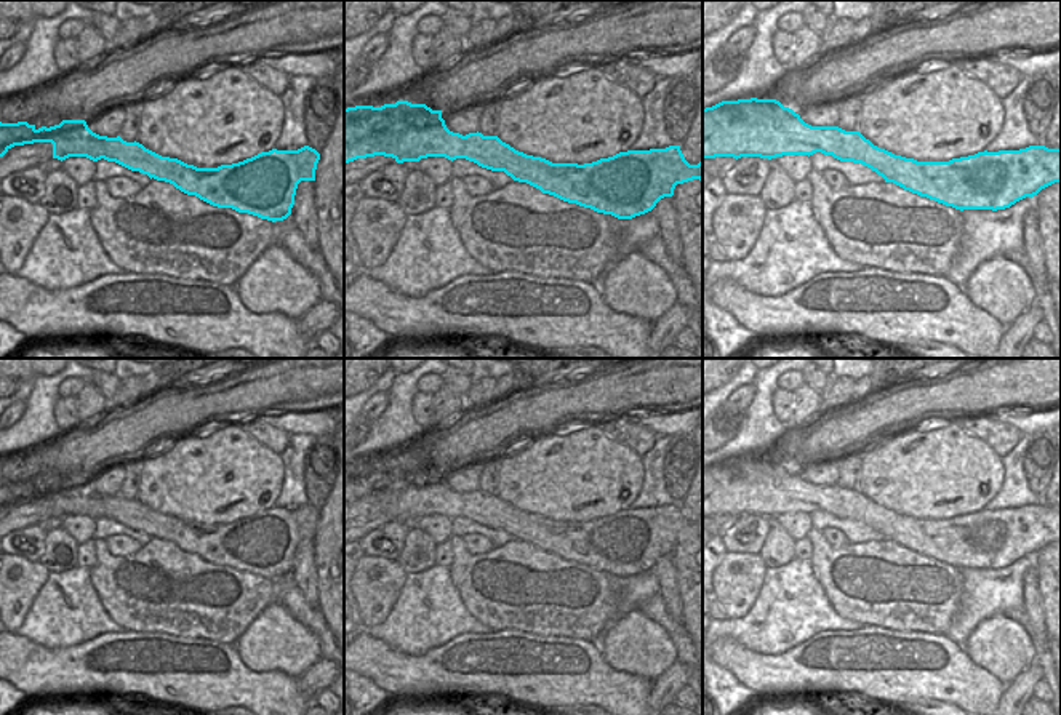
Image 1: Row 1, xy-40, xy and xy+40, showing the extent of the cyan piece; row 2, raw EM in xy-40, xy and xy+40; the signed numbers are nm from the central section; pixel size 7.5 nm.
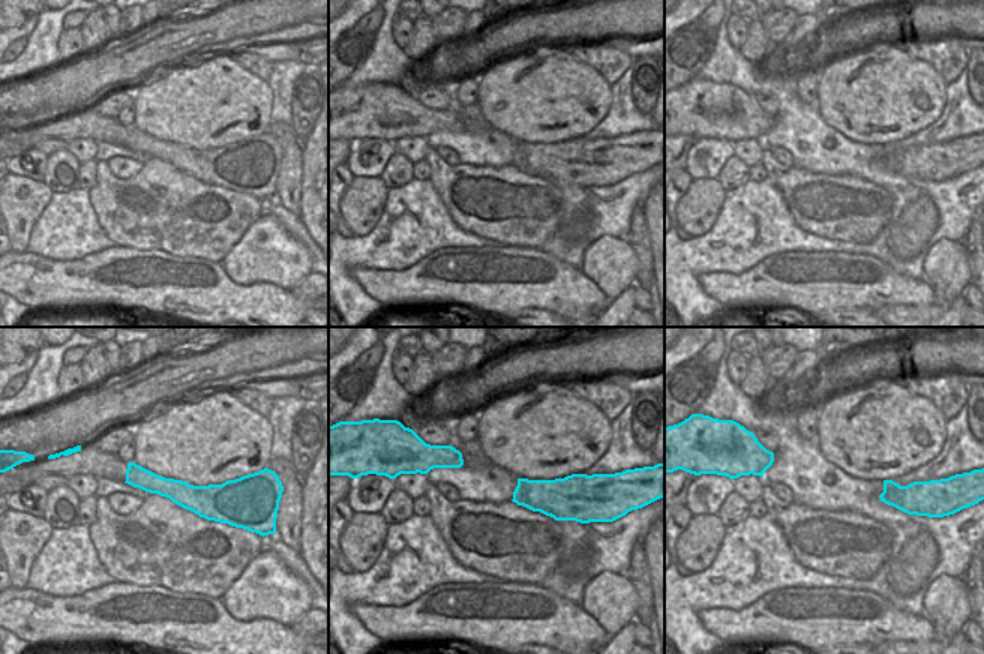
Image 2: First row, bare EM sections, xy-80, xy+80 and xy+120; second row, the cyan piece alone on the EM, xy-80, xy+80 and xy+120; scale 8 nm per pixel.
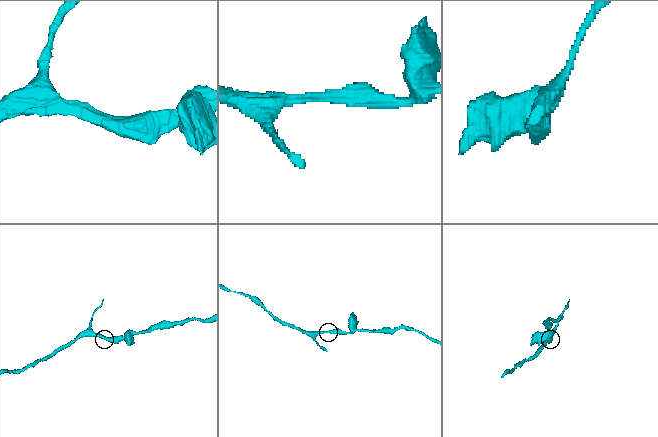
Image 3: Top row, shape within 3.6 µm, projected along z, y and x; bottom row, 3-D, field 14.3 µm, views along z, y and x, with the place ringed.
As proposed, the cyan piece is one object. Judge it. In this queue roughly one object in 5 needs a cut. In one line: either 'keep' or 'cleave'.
keep

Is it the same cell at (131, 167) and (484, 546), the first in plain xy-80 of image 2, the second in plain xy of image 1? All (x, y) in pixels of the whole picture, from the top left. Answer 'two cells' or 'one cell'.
one cell

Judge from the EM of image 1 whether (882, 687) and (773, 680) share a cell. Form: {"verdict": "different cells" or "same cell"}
{"verdict": "same cell"}

